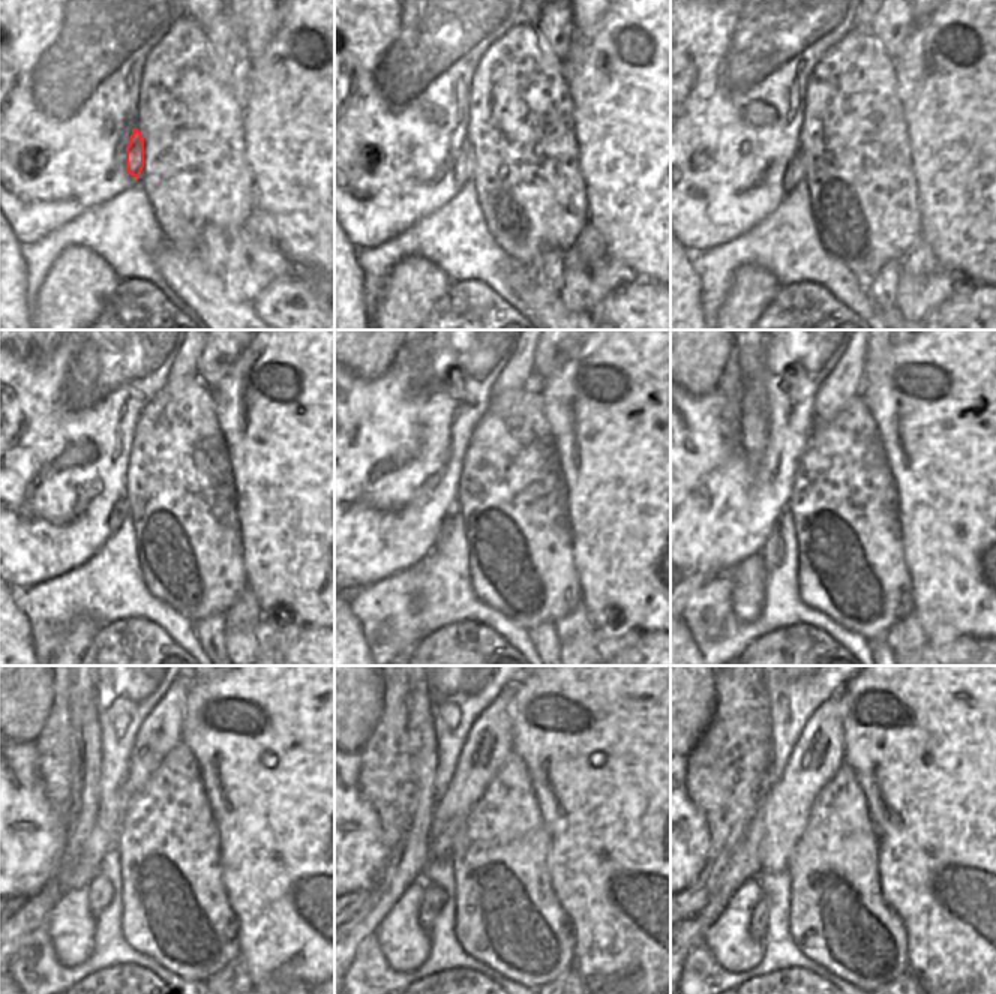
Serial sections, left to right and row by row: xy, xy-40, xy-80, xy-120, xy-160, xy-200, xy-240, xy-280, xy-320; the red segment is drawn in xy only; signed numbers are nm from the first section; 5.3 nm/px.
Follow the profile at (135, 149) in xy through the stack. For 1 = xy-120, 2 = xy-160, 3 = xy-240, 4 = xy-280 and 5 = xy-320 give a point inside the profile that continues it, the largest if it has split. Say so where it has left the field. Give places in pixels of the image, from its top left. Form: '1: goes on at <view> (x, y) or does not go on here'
1: goes on at xy-120 (120, 511)
2: goes on at xy-160 (447, 522)
3: goes on at xy-240 (99, 888)
4: goes on at xy-280 (434, 898)
5: goes on at xy-320 (759, 919)

